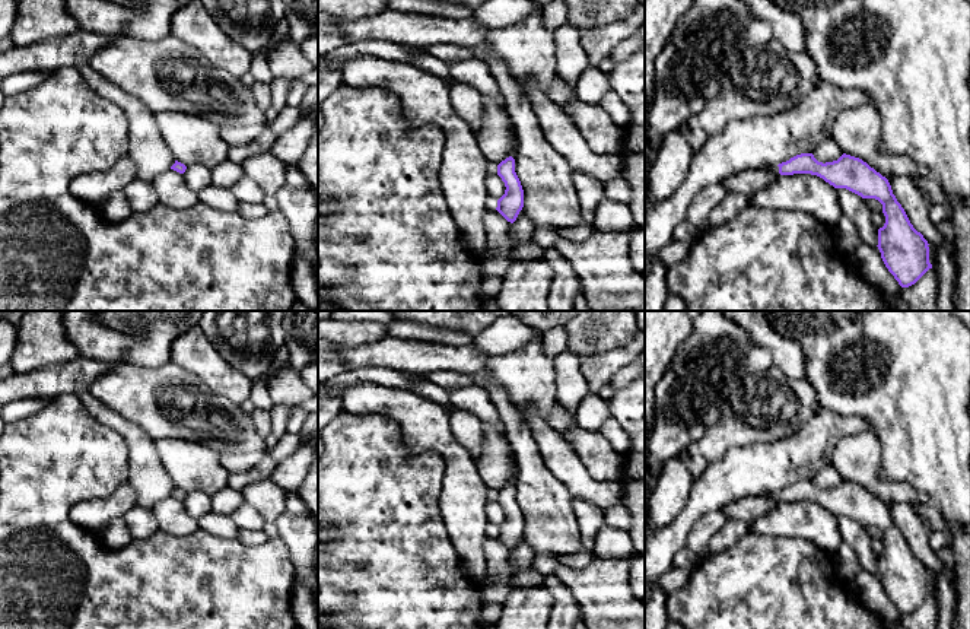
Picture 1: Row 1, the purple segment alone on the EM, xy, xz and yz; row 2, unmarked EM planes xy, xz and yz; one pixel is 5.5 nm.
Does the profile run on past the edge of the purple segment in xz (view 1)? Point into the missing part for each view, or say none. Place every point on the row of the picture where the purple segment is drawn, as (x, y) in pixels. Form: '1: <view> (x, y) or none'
1: none

